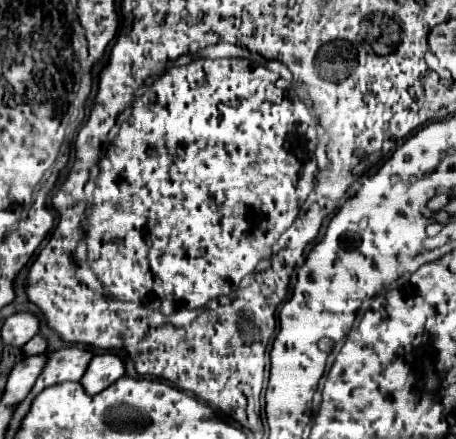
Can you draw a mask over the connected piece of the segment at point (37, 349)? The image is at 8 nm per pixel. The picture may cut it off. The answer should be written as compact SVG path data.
M34 336L30 342L26 342L22 346L22 352L24 356L34 356L34 354L44 354L46 350L46 340L42 336Z

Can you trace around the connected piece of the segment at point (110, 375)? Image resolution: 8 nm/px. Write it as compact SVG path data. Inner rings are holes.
M96 354L90 360L80 384L86 394L98 394L100 390L104 390L104 386L116 382L122 374L124 364L116 354Z

